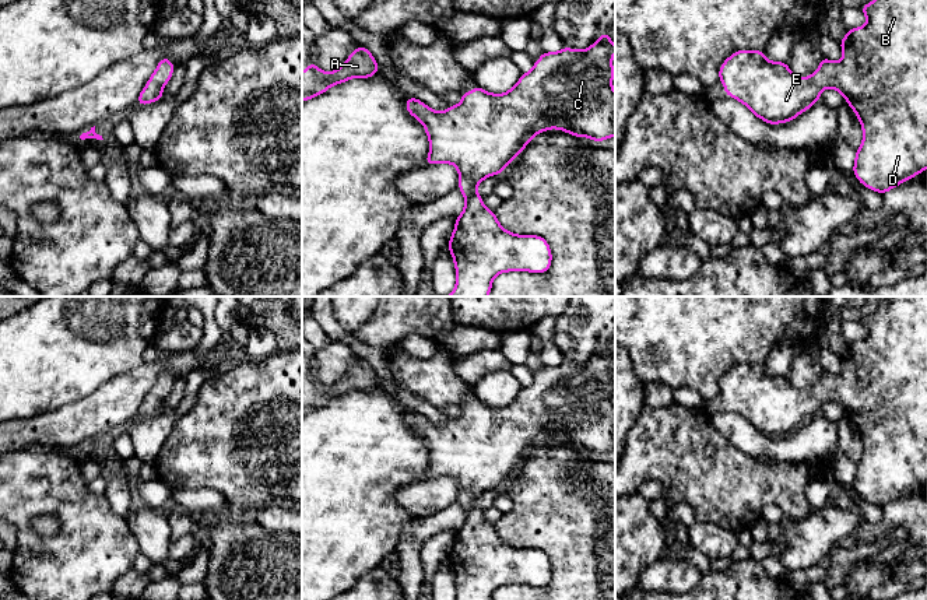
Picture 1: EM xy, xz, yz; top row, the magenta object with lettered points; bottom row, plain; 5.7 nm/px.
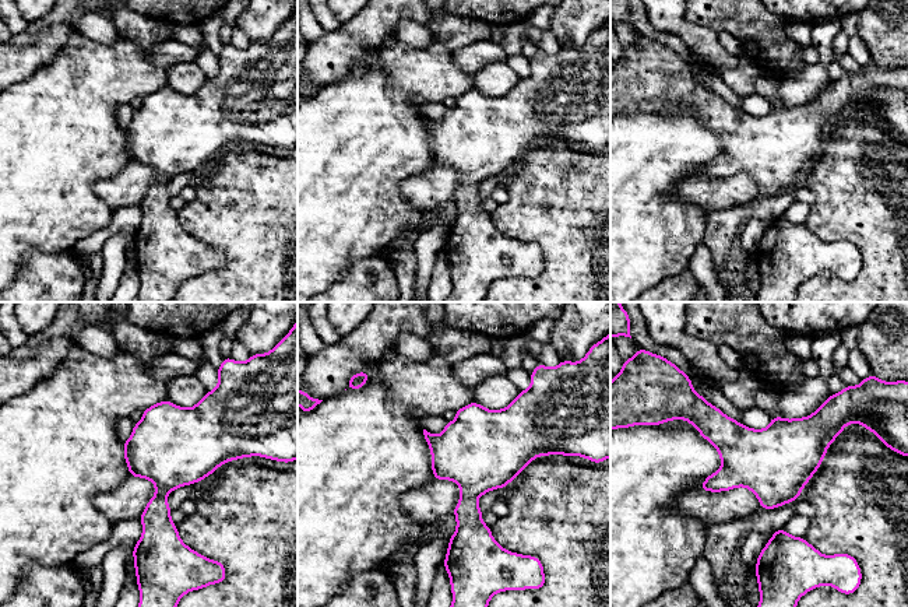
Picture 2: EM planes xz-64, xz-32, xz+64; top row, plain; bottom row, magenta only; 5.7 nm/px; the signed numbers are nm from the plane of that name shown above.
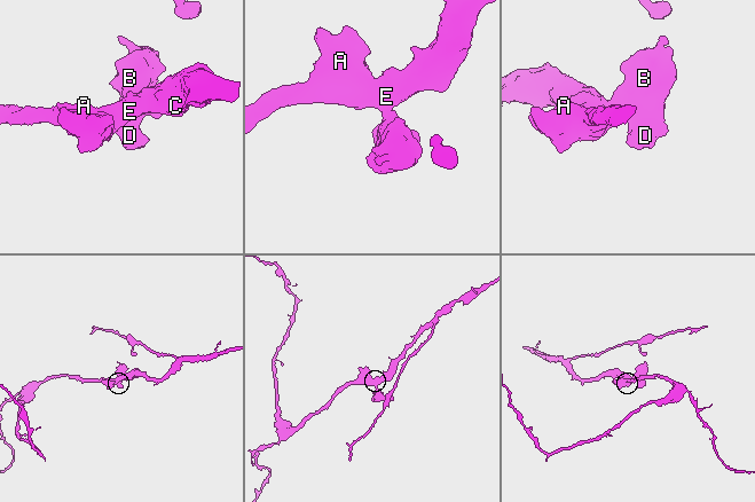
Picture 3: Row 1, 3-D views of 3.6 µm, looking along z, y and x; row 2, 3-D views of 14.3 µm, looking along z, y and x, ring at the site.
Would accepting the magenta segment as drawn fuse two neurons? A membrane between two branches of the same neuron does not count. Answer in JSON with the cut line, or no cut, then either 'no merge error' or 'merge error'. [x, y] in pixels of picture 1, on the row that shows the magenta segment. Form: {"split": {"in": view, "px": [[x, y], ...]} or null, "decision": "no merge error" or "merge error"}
{"split": null, "decision": "no merge error"}

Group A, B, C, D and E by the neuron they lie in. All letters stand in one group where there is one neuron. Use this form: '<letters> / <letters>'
A B C D E

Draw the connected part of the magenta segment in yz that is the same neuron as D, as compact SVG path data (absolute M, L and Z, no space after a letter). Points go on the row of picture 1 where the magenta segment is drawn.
M872 0L860 10L865 15L867 24L849 29L846 36L840 41L843 59L840 62L831 62L829 59L822 57L819 67L810 77L794 76L787 63L770 62L765 57L762 50L737 50L723 62L721 67L719 69L719 78L730 98L744 103L756 117L769 124L791 122L800 113L808 110L817 101L819 101L821 91L825 88L839 91L858 117L863 129L863 143L856 151L853 173L865 187L877 193L886 193L891 189L902 185L903 180L909 180L927 169L927 0Z

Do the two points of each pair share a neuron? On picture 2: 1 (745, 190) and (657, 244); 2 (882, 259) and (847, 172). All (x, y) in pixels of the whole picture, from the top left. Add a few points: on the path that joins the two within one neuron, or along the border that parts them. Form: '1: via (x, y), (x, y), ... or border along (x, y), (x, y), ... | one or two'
1: border along (679, 197), (708, 211) | two
2: via (882, 238), (882, 214), (862, 193) | one

